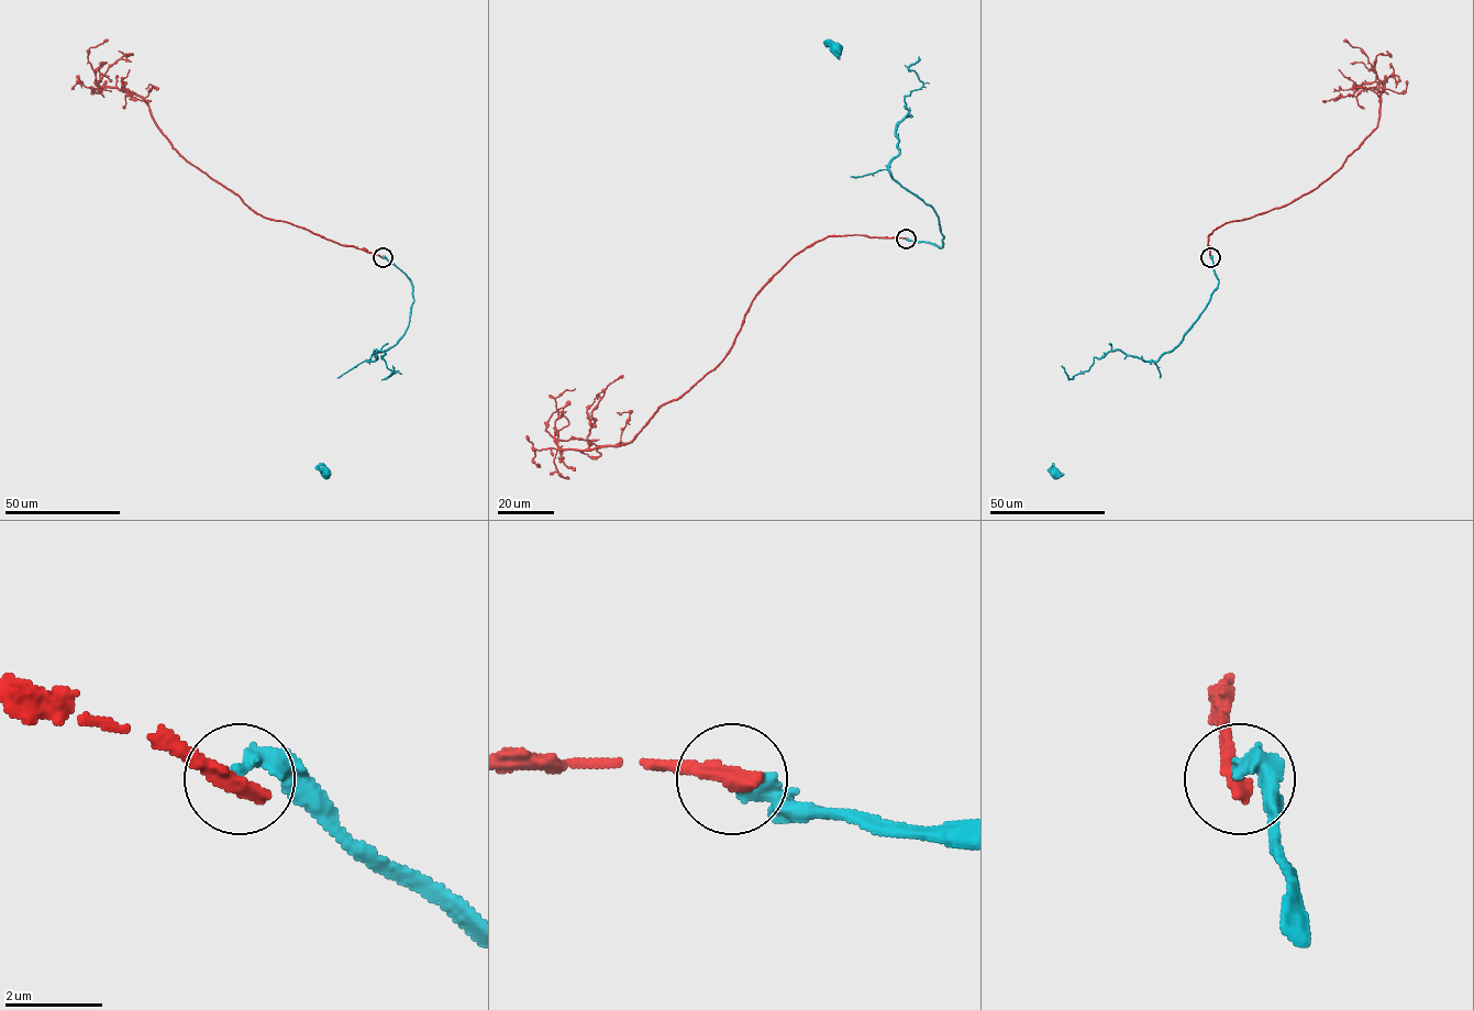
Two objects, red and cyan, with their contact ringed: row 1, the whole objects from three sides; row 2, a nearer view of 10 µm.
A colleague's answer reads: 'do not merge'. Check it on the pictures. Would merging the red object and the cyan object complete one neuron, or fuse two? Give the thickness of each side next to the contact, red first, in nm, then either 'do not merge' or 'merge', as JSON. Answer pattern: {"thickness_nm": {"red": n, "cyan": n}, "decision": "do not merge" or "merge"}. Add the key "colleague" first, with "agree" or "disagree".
{"colleague": "agree", "thickness_nm": {"red": 400, "cyan": 300}, "decision": "do not merge"}

